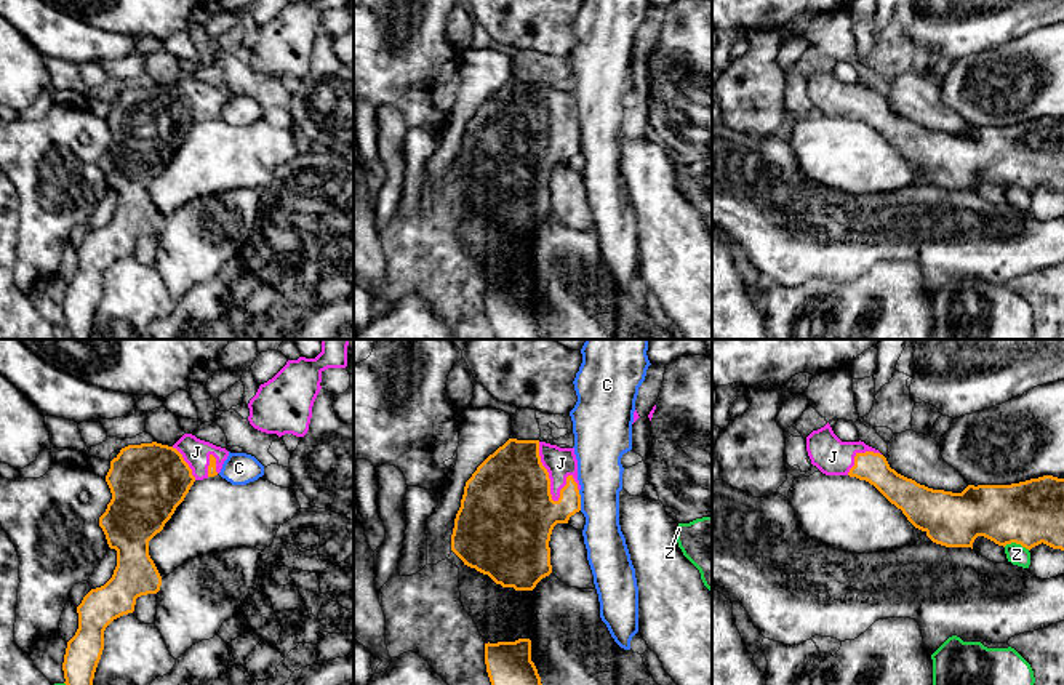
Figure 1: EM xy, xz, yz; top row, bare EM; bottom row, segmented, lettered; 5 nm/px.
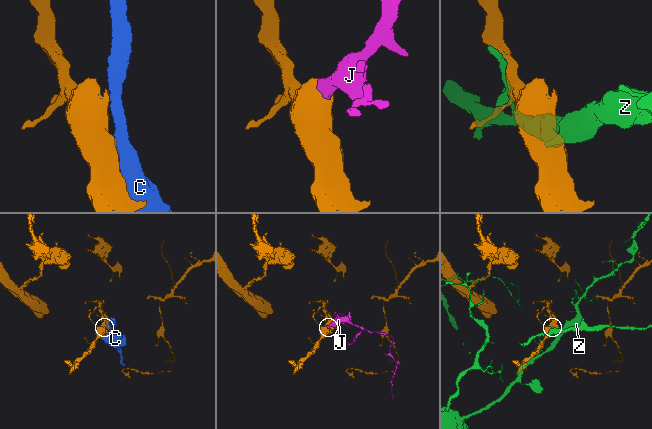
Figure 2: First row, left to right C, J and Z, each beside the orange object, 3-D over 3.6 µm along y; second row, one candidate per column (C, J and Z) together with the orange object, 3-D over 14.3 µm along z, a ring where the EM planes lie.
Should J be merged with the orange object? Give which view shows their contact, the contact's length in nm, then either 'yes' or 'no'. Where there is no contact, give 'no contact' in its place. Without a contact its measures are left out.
contact in xz; length 320 nm; yes

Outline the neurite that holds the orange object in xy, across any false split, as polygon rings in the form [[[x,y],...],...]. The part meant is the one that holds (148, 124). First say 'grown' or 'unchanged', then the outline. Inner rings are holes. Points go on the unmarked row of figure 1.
grown; [[[184,75],[173,88],[157,83],[128,86],[110,102],[106,123],[112,141],[99,158],[99,168],[109,189],[117,192],[117,208],[112,219],[104,227],[91,230],[77,248],[78,270],[67,283],[62,304],[64,325],[72,339],[91,339],[106,269],[114,261],[133,254],[138,238],[160,232],[162,218],[149,197],[149,182],[163,171],[194,123],[218,117],[227,98],[226,90]]]

